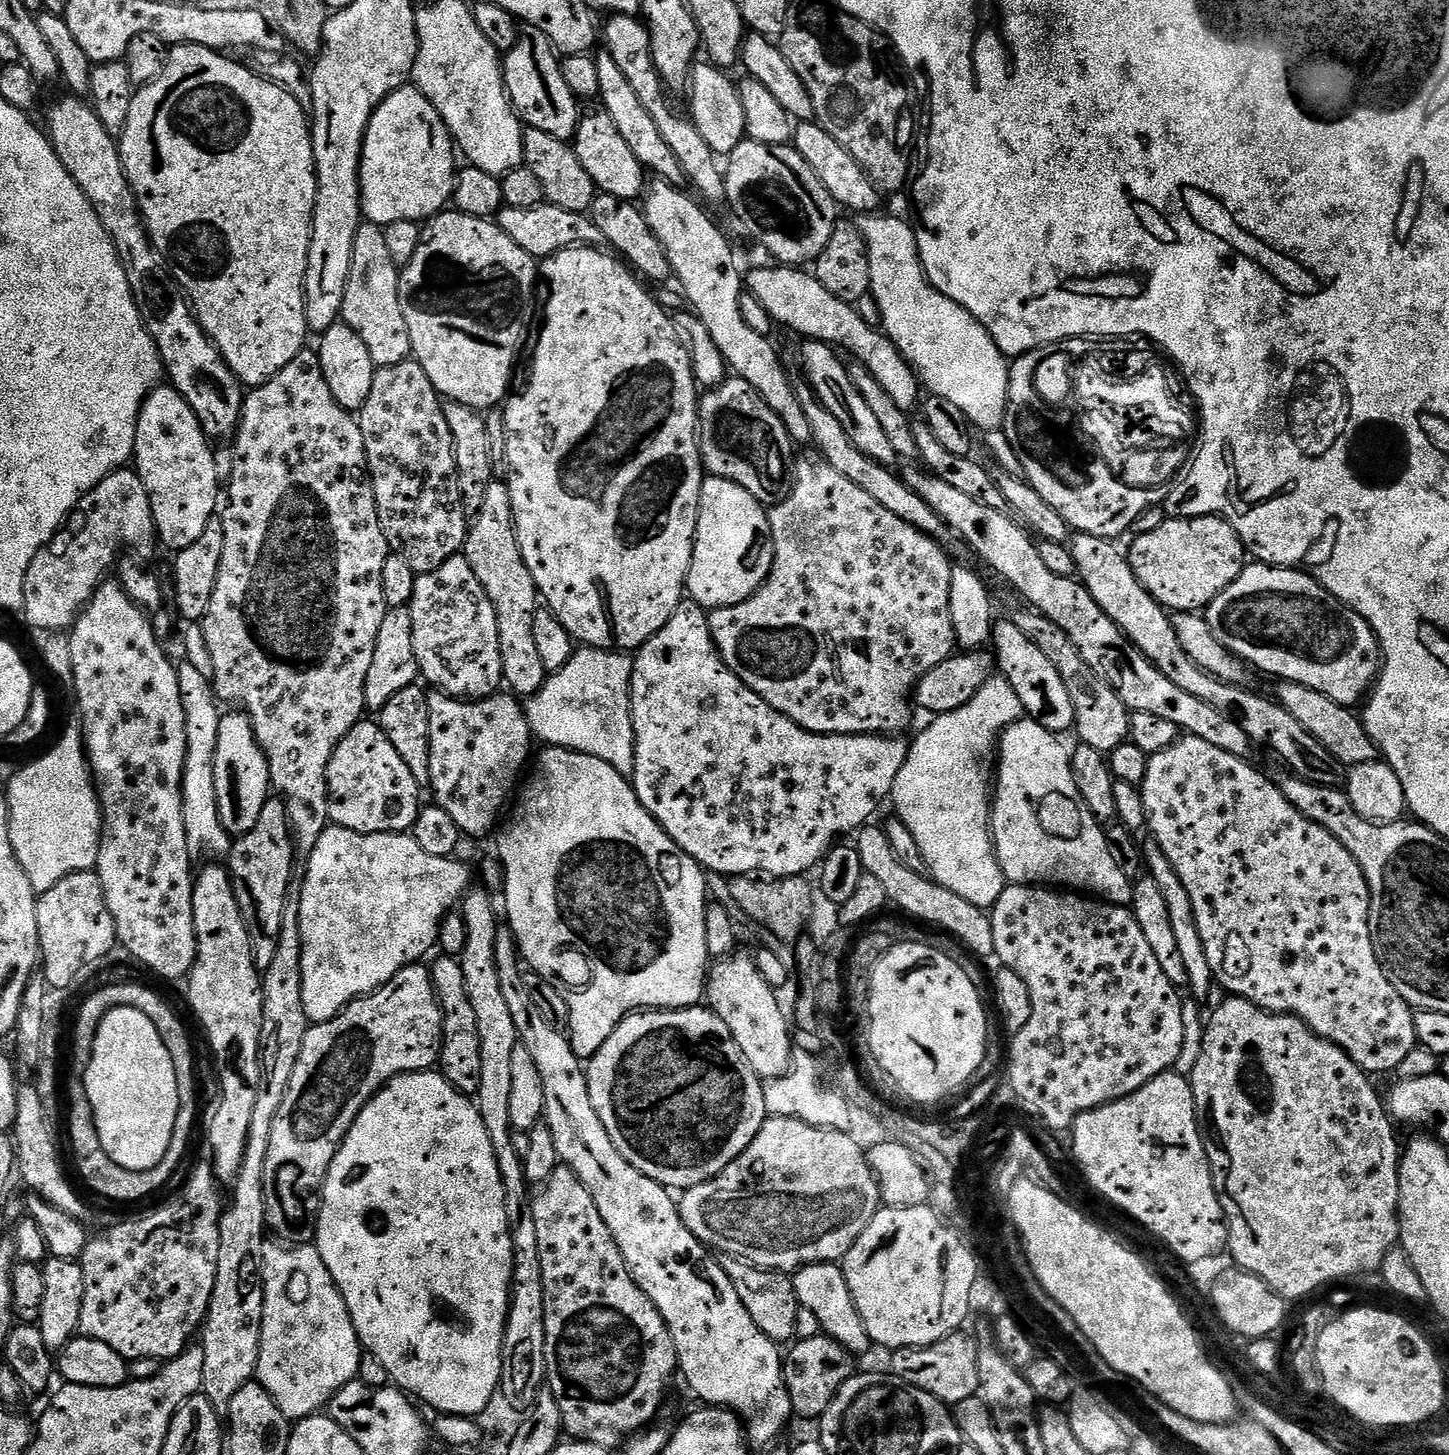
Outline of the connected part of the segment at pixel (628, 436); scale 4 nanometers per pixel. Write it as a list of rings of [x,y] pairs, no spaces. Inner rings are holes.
[[[591,246],[567,248],[561,252],[555,252],[553,256],[543,257],[542,276],[543,279],[544,276],[548,279],[548,288],[552,293],[548,296],[548,309],[544,312],[544,329],[540,332],[540,341],[536,344],[536,357],[532,360],[532,381],[525,386],[524,393],[521,396],[509,395],[506,403],[503,405],[505,416],[504,434],[507,441],[506,453],[508,455],[506,483],[510,490],[510,502],[514,510],[518,546],[522,550],[522,558],[526,562],[526,566],[536,583],[539,599],[556,615],[558,622],[562,622],[562,626],[566,626],[566,630],[572,635],[572,639],[577,645],[589,648],[619,650],[628,654],[640,648],[650,638],[654,638],[654,634],[658,634],[658,630],[662,630],[666,626],[666,622],[670,622],[674,610],[678,610],[680,601],[685,599],[686,596],[688,571],[692,565],[692,555],[696,545],[696,527],[700,517],[700,491],[706,475],[704,461],[700,458],[700,442],[698,439],[698,385],[692,373],[692,363],[688,357],[688,349],[674,323],[673,317],[669,315],[664,305],[660,303],[655,295],[651,296],[643,288],[645,285],[638,279],[637,273],[623,259],[617,258],[611,251]]]

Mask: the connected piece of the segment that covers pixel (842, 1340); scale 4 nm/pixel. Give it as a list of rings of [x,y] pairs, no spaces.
[[[839,1263],[805,1264],[792,1276],[792,1285],[796,1291],[796,1303],[802,1308],[812,1308],[814,1314],[818,1314],[820,1331],[823,1335],[829,1336],[831,1340],[837,1340],[846,1351],[853,1354],[859,1354],[870,1348],[868,1331],[854,1306],[850,1286]]]

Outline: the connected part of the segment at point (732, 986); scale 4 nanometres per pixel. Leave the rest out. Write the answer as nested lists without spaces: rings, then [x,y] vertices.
[[[737,950],[731,956],[721,956],[711,965],[706,977],[706,1004],[722,1022],[726,1022],[734,1042],[738,1042],[746,1062],[760,1075],[761,1081],[771,1082],[779,1076],[785,1076],[792,1067],[794,1047],[790,1020],[784,1017],[780,1009],[777,989],[771,988],[762,978],[755,959],[747,956],[743,950]]]

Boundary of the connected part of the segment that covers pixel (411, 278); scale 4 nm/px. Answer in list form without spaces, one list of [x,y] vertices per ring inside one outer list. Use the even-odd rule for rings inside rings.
[[[445,210],[423,225],[418,250],[400,274],[398,302],[402,302],[402,318],[406,318],[410,330],[412,356],[445,401],[453,400],[477,410],[505,403],[516,359],[532,324],[536,276],[538,280],[537,261],[491,219]]]

